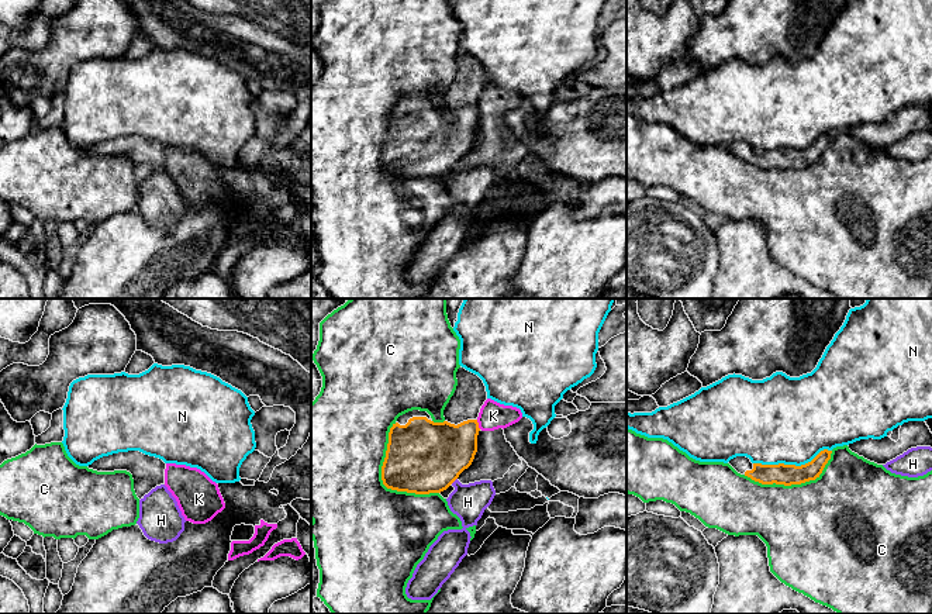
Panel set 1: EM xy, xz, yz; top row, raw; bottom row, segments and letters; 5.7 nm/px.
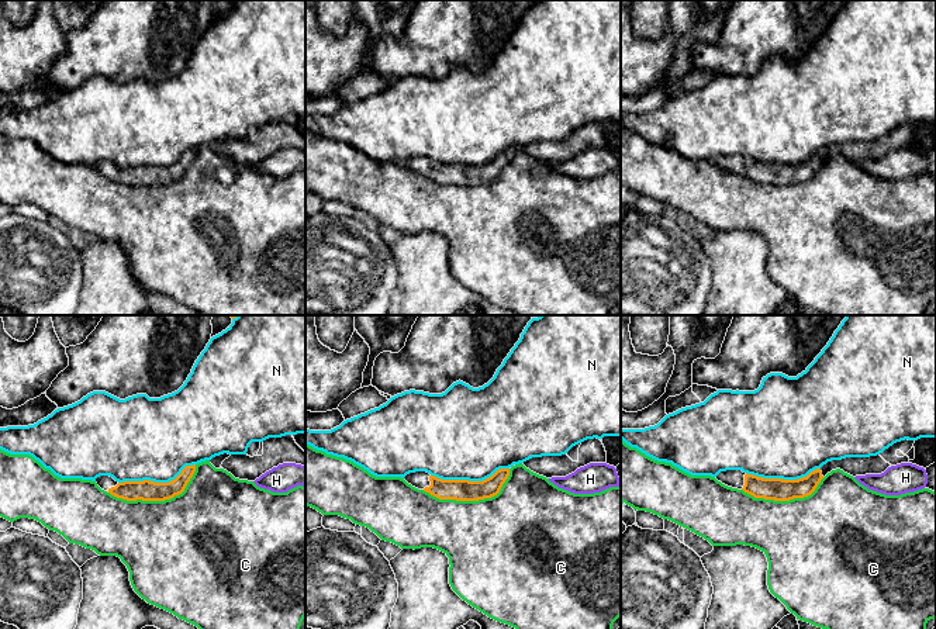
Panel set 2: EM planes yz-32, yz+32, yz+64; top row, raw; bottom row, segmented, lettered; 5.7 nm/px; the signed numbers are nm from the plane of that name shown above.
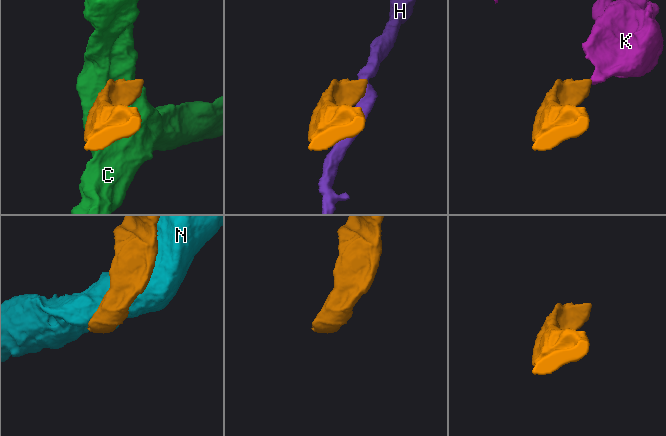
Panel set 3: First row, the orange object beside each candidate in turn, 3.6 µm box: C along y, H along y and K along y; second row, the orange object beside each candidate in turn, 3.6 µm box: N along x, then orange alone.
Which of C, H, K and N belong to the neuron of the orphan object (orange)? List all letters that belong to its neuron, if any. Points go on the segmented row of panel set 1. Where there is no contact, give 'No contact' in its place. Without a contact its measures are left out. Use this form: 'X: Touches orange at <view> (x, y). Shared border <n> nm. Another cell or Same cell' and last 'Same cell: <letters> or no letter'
C: Touches orange at xz (382, 479). Shared border 480 nm. Another cell
H: Touches orange at xz (454, 480). Shared border 50 nm. Another cell
K: Touches orange at xz (477, 424). Shared border 60 nm. Another cell
N: Touches orange at yz (791, 465). Shared border 460 nm. Another cell
Same cell: no letter

